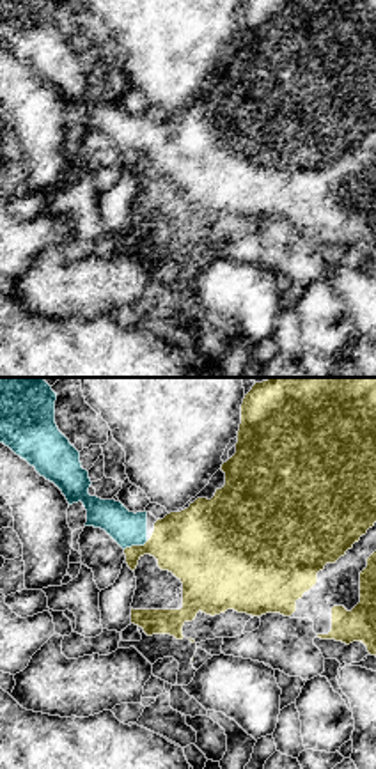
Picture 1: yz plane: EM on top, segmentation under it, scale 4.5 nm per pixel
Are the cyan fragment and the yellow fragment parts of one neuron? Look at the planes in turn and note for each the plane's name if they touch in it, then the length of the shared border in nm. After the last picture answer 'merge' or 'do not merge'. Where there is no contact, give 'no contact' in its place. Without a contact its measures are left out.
meets cyan in yz; contact 120 nm long

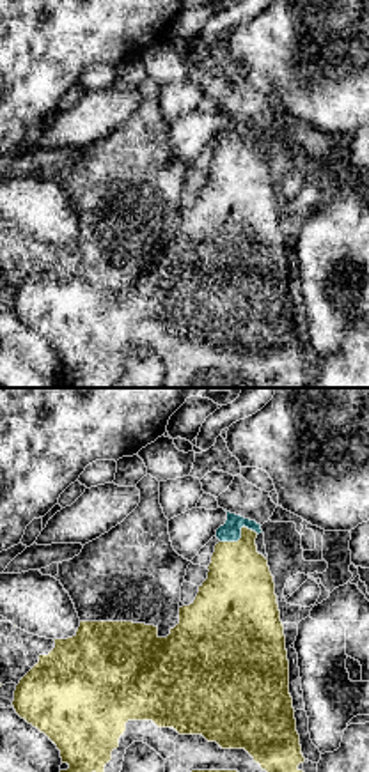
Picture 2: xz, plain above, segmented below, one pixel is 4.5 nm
meets cyan in xz; contact 180 nm long

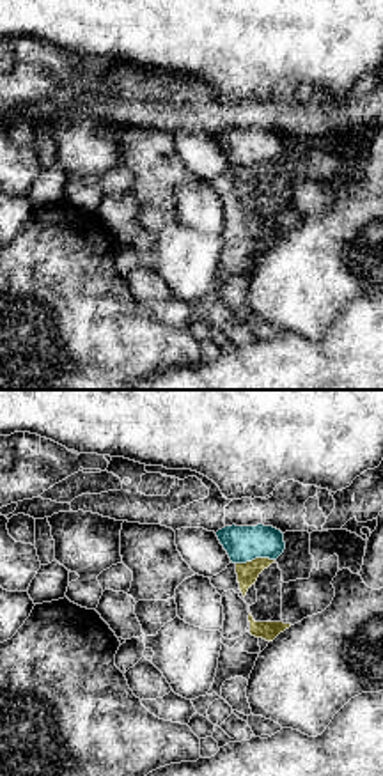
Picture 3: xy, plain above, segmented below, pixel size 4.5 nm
meets cyan in xy; contact 180 nm long

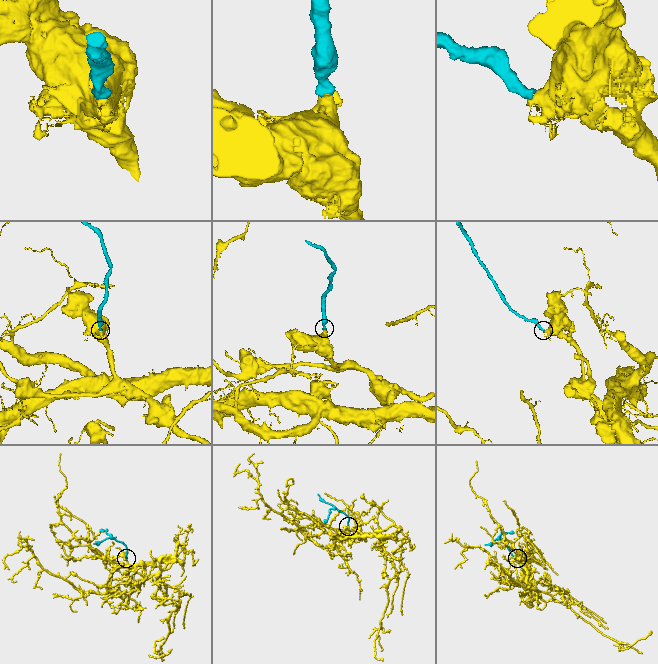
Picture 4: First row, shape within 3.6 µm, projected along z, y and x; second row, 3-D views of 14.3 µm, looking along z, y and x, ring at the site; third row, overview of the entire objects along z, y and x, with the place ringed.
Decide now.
merge

